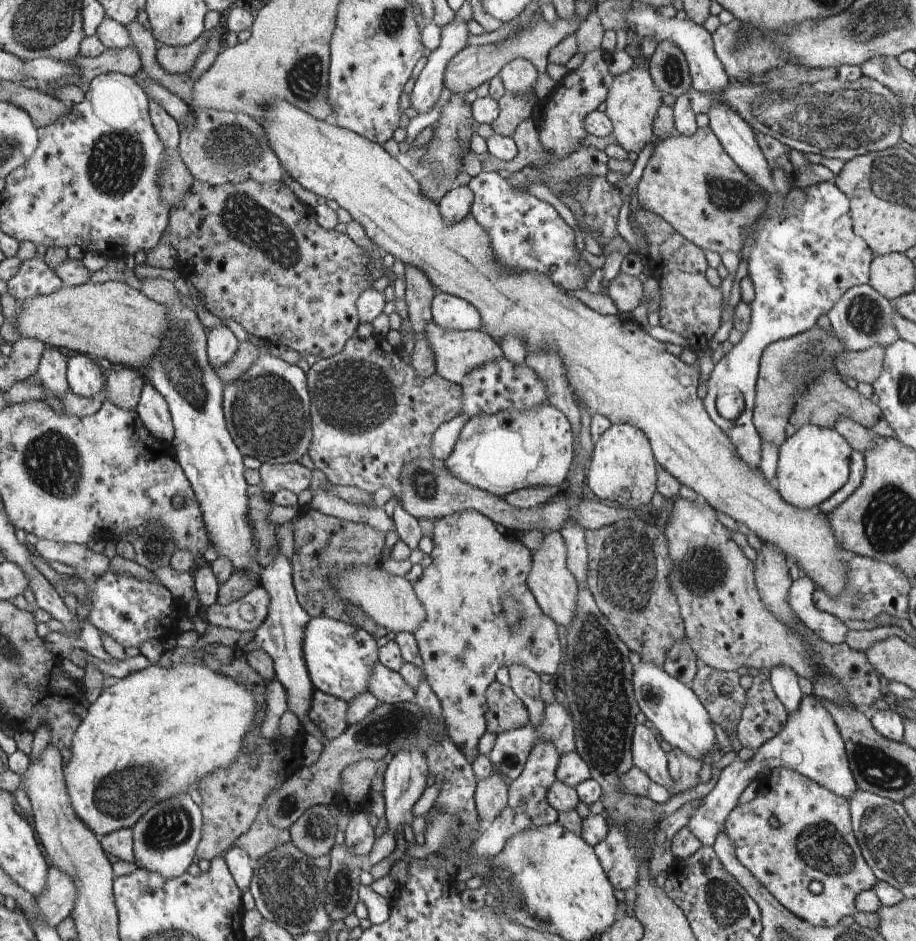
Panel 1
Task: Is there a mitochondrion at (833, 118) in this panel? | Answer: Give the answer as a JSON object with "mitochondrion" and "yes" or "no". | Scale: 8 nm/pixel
{"mitochondrion":"yes"}

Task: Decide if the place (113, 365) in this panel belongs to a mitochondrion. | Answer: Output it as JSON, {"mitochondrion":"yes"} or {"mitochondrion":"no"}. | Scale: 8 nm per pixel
{"mitochondrion":"no"}

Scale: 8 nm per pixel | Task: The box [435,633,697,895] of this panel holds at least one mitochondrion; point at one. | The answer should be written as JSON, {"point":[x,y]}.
{"point":[510,760]}

